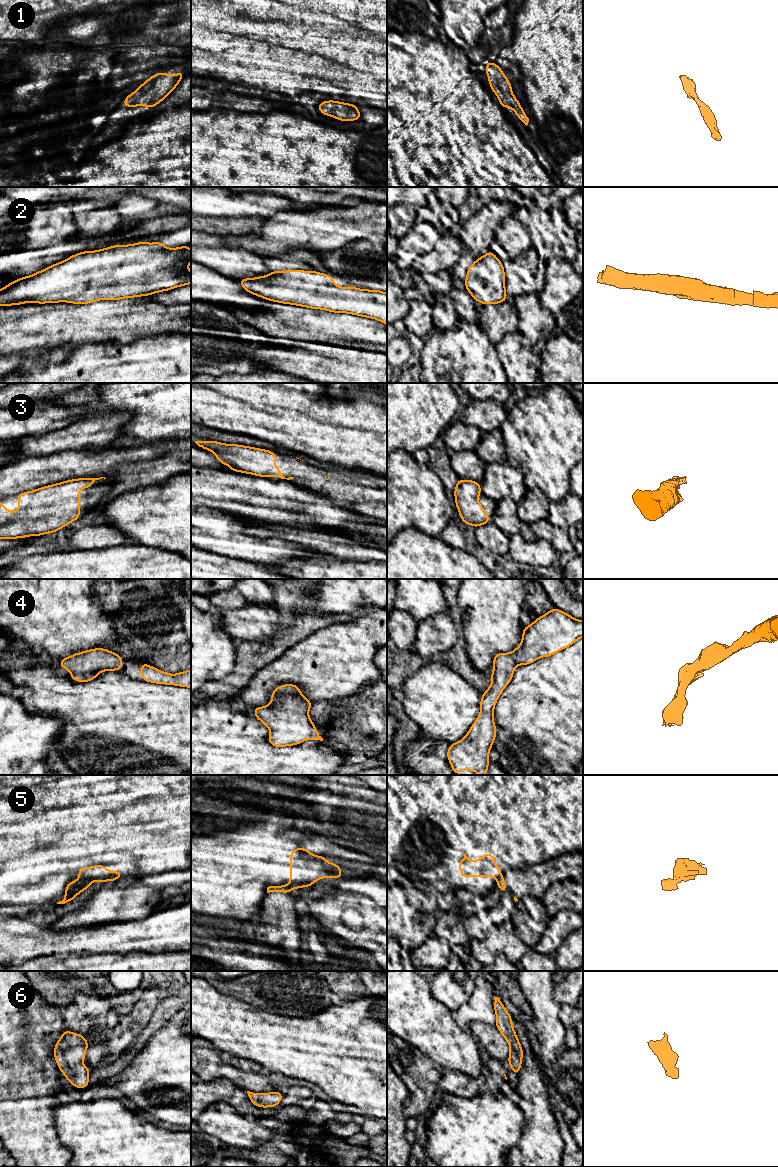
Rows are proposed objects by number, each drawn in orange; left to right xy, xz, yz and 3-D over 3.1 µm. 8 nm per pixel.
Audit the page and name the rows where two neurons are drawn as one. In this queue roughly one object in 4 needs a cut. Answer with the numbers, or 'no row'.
5

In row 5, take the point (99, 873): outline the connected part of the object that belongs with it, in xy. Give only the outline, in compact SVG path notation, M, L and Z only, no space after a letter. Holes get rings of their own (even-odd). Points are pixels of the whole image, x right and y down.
M95 865L79 869L78 876L80 878L103 883L121 878L122 873L120 871L108 871L104 865Z

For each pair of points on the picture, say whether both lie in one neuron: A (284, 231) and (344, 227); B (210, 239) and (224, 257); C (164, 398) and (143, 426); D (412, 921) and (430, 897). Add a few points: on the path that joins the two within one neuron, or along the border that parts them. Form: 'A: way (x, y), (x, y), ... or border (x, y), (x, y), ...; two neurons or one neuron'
A: way (299, 230), (329, 230); one neuron
B: border (201, 247), (241, 248); two neurons
C: way (163, 406), (156, 417), (151, 420); one neuron
D: way (419, 918), (424, 913), (425, 904); one neuron

